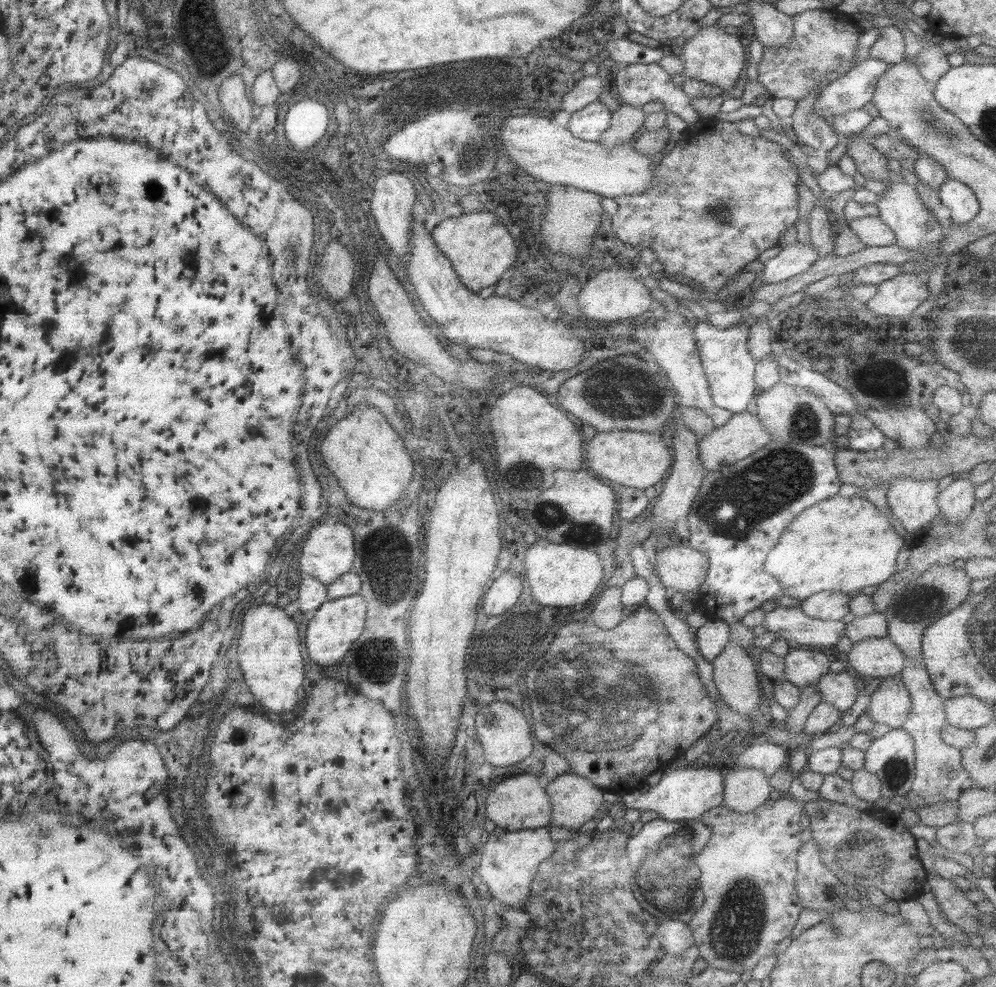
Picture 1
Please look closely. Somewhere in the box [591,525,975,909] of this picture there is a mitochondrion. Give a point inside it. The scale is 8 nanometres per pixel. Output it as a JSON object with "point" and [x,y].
{"point":[896,770]}

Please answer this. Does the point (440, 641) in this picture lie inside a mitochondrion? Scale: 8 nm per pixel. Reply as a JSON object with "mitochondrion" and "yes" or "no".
{"mitochondrion":"no"}

